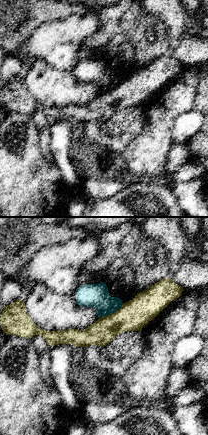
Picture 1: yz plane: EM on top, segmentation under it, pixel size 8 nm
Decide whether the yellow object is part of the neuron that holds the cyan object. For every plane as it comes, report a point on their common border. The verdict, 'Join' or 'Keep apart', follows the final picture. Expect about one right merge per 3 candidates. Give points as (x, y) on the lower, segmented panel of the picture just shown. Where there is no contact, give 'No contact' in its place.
Touches cyan at (111, 312)

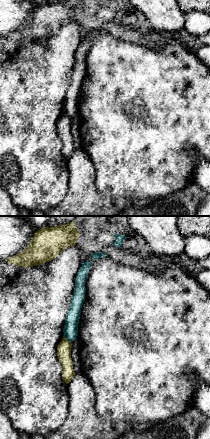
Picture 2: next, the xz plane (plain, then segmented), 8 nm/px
Touches cyan at (67, 339)

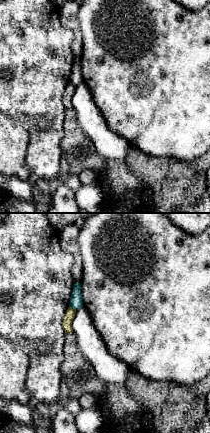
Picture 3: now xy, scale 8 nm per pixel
Touches cyan at (72, 307)

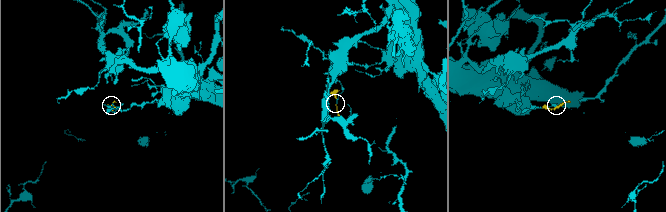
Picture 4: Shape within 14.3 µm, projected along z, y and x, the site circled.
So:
Keep apart

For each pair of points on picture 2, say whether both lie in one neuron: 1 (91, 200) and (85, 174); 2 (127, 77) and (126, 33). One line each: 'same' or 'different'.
1: same
2: different

